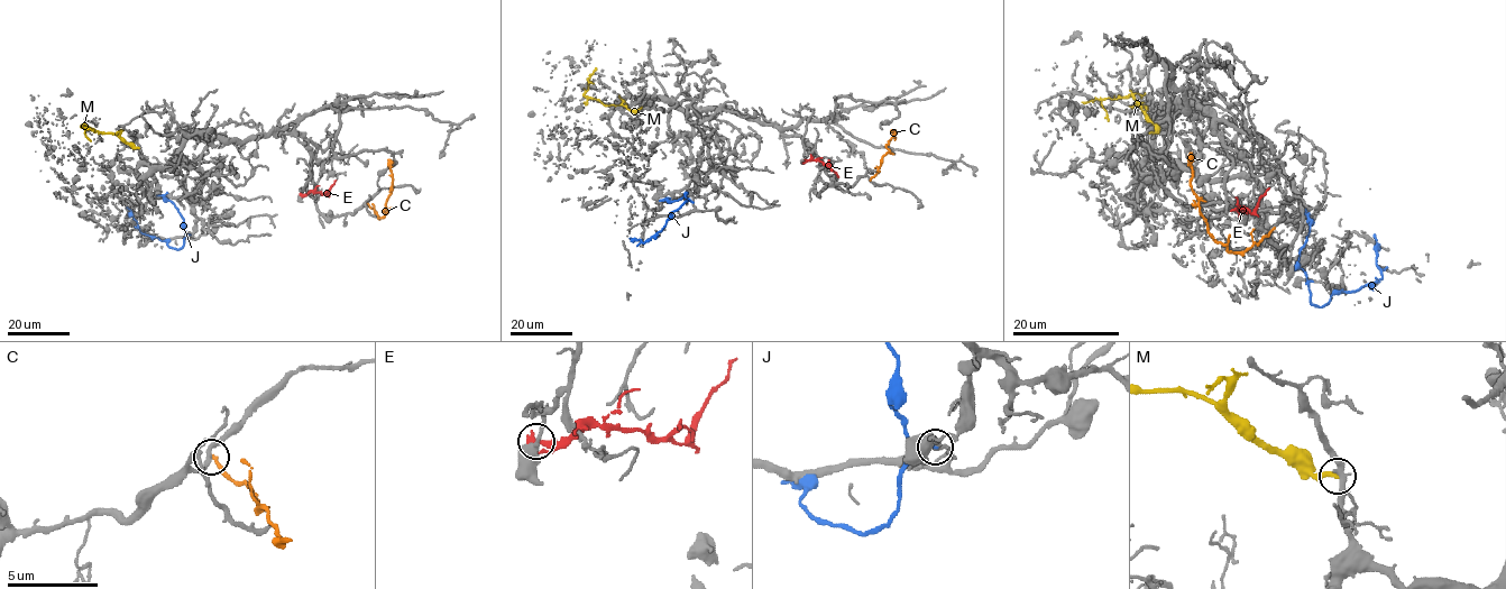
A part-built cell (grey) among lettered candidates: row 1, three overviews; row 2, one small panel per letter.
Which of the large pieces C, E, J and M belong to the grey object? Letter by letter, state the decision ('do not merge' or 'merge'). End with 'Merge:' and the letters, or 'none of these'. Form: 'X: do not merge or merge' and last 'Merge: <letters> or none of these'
C: do not merge
E: do not merge
J: do not merge
M: merge
Merge: M

